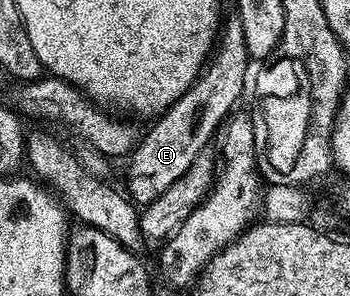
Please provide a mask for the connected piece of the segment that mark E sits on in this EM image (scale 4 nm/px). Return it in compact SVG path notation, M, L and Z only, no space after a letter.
M238 19L224 20L217 44L197 80L181 99L177 99L164 113L158 114L155 126L142 136L127 165L127 189L125 193L136 206L153 203L208 148L211 136L220 132L221 126L232 116L235 104L243 97L243 88L248 88L247 63L249 56L245 45L245 33Z

